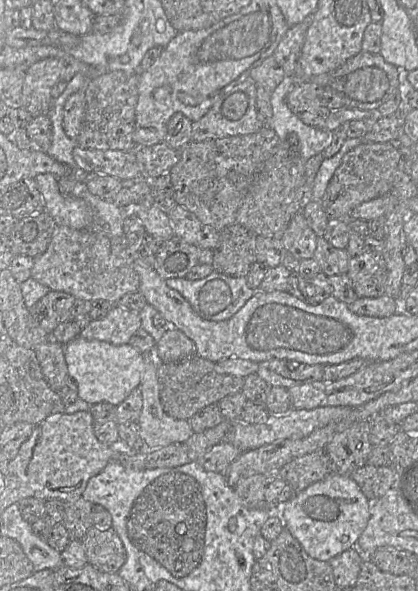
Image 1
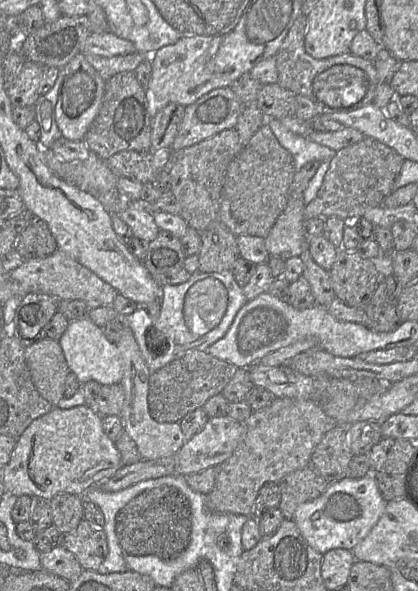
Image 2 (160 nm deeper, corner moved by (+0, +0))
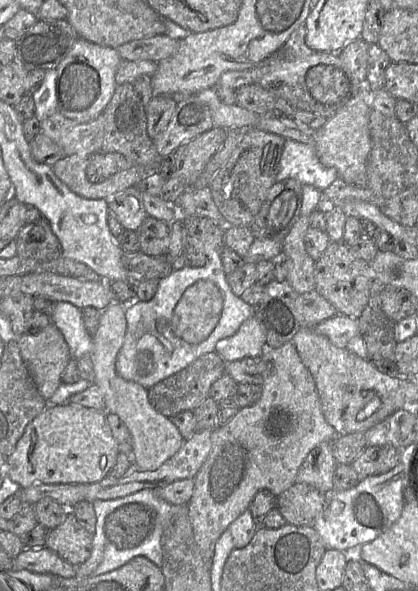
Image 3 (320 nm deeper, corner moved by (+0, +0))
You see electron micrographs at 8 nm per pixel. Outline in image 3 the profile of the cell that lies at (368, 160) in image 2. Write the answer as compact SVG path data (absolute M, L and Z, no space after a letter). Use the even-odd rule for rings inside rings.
M300 215L282 240L282 252L287 257L286 281L299 295L315 289L315 261L308 255L304 246L308 228L308 216Z

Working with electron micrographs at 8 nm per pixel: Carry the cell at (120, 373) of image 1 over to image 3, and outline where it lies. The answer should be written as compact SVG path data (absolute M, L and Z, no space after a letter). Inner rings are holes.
M65 301L55 302L51 320L63 334L71 359L79 359L92 352L93 338L85 328L80 308Z

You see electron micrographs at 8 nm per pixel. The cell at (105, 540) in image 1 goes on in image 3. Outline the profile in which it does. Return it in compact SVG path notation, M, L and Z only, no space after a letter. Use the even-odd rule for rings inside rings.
M69 510L64 521L50 530L46 547L68 563L78 567L92 554L93 534L89 533Z

